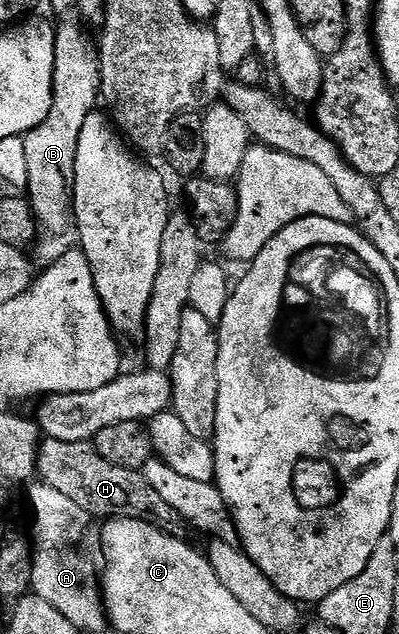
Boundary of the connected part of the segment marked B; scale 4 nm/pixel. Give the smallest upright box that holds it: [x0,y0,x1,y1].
[24,20,102,270]

